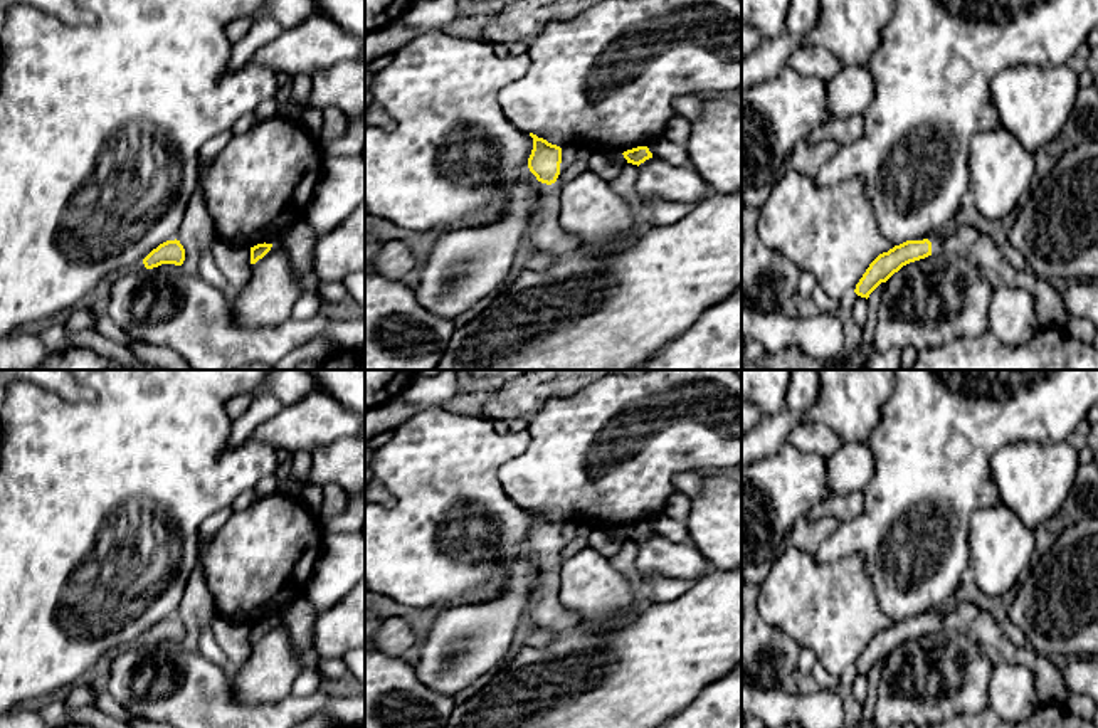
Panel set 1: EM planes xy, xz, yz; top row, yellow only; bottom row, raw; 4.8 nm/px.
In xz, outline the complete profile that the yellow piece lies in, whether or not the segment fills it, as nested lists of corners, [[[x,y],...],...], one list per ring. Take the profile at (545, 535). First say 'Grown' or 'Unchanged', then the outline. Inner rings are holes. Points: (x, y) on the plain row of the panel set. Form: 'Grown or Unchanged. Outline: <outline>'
Grown. Outline: [[[533,509],[530,513],[533,514],[533,526],[528,535],[528,545],[538,557],[541,573],[541,583],[530,607],[530,617],[536,627],[548,629],[553,634],[565,632],[580,624],[580,615],[565,609],[560,602],[562,550],[565,546],[562,525]]]

